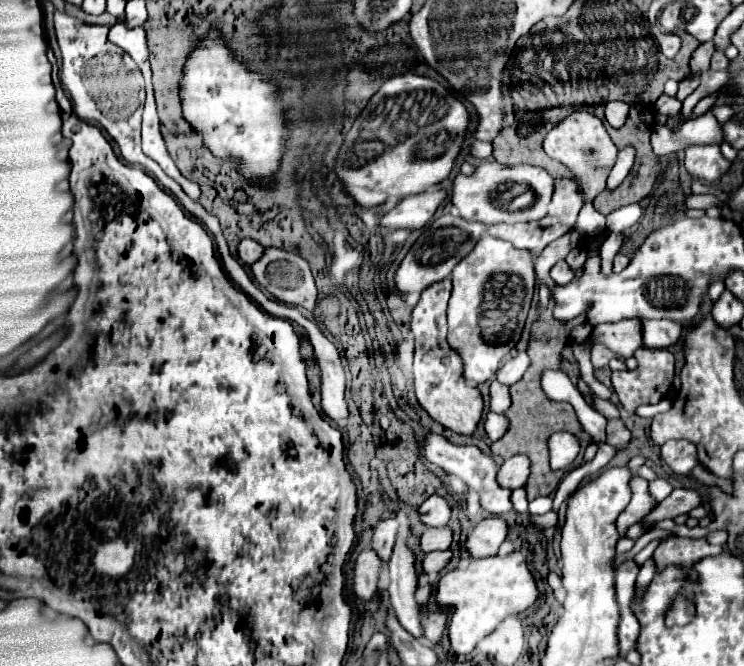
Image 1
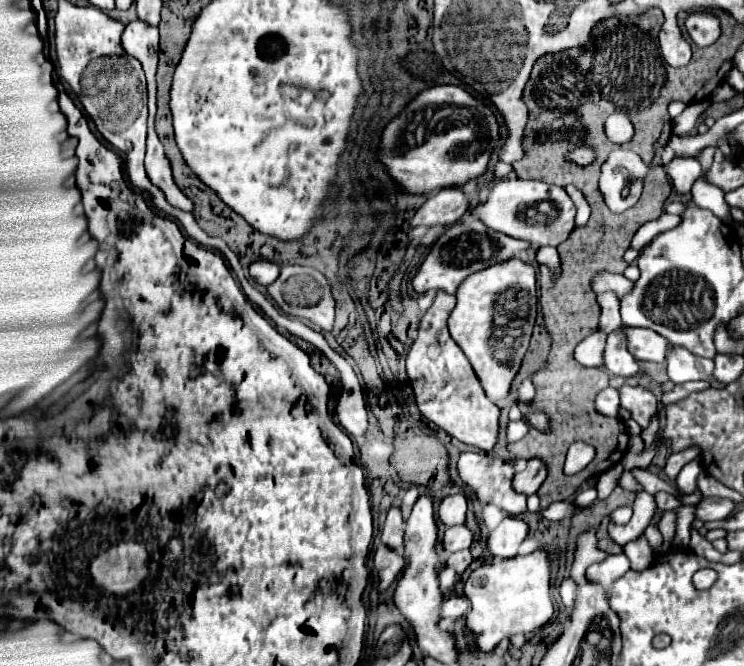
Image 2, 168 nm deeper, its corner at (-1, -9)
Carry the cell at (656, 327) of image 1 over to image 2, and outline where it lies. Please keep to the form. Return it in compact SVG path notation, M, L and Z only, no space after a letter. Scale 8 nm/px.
M671 348L669 350L667 374L669 374L669 380L675 384L683 384L689 380L705 380L711 384L711 388L723 390L727 386L721 382L713 382L713 360L693 356L685 348Z

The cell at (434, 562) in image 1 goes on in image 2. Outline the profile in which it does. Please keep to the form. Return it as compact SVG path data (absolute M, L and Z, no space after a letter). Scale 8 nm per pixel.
M461 550L461 552L455 552L455 554L451 554L451 556L449 556L447 566L455 568L455 570L457 570L457 574L463 574L463 572L465 572L465 568L467 568L471 562L473 562L471 550Z

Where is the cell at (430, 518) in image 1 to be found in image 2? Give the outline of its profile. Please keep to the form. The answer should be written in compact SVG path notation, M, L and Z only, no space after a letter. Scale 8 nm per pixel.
M465 494L447 496L439 506L439 516L441 516L443 524L447 524L447 526L463 524L467 518L467 502L469 500Z

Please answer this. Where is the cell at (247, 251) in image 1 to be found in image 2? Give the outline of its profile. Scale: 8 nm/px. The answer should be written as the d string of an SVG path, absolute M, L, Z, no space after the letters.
M259 260L259 262L253 262L253 264L251 264L249 272L251 272L251 278L253 278L257 284L261 284L261 286L267 288L269 284L273 284L273 282L277 280L277 274L281 272L281 268L279 268L277 264L273 264L273 262Z

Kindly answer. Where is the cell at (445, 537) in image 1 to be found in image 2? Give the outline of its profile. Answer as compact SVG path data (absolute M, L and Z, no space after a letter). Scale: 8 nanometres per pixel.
M461 524L461 526L451 526L447 528L445 532L445 538L443 538L443 548L447 554L453 554L453 552L459 552L459 550L465 550L469 548L473 542L473 532Z

